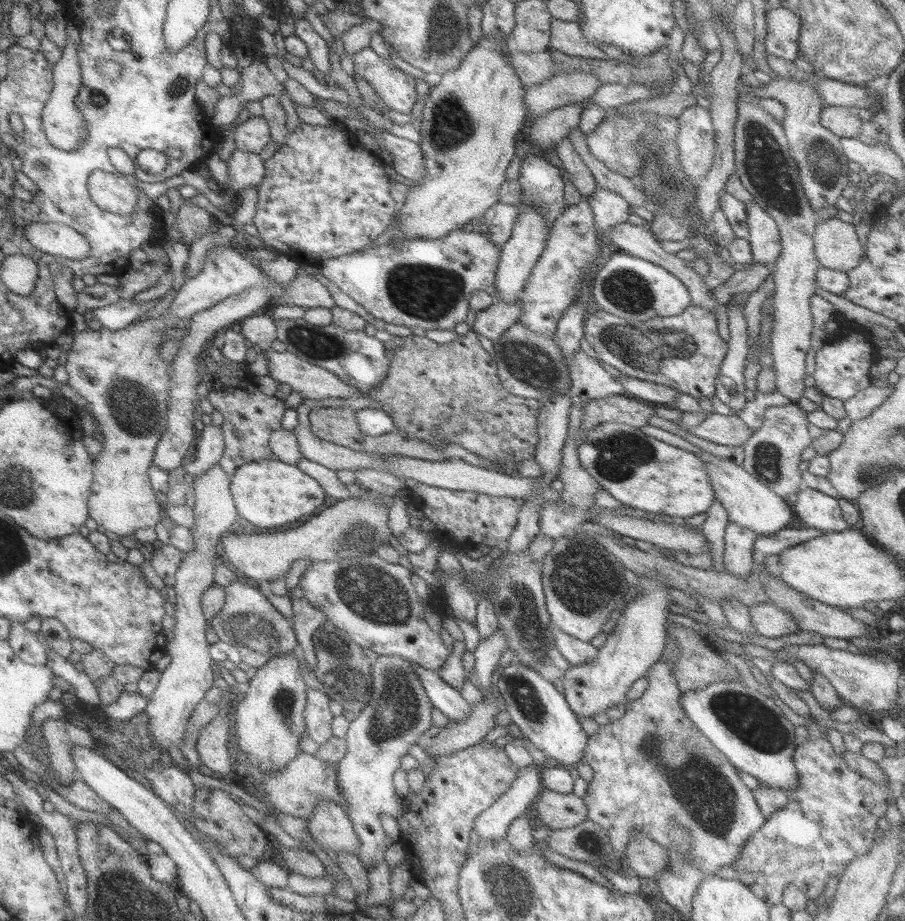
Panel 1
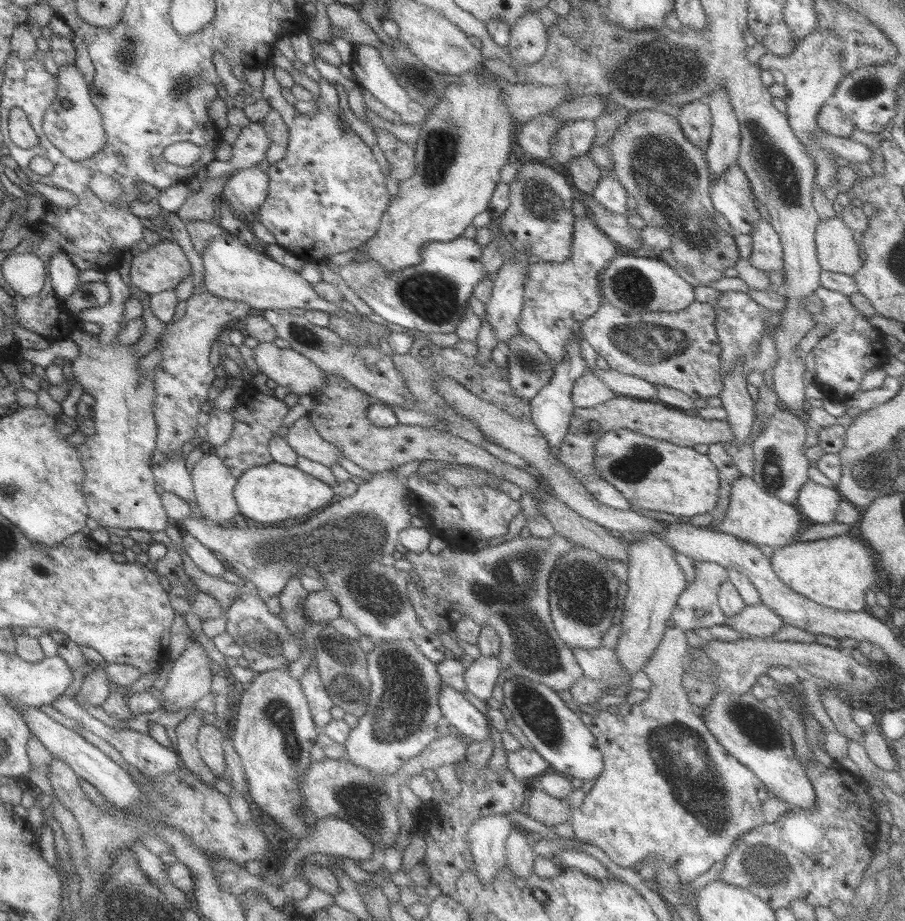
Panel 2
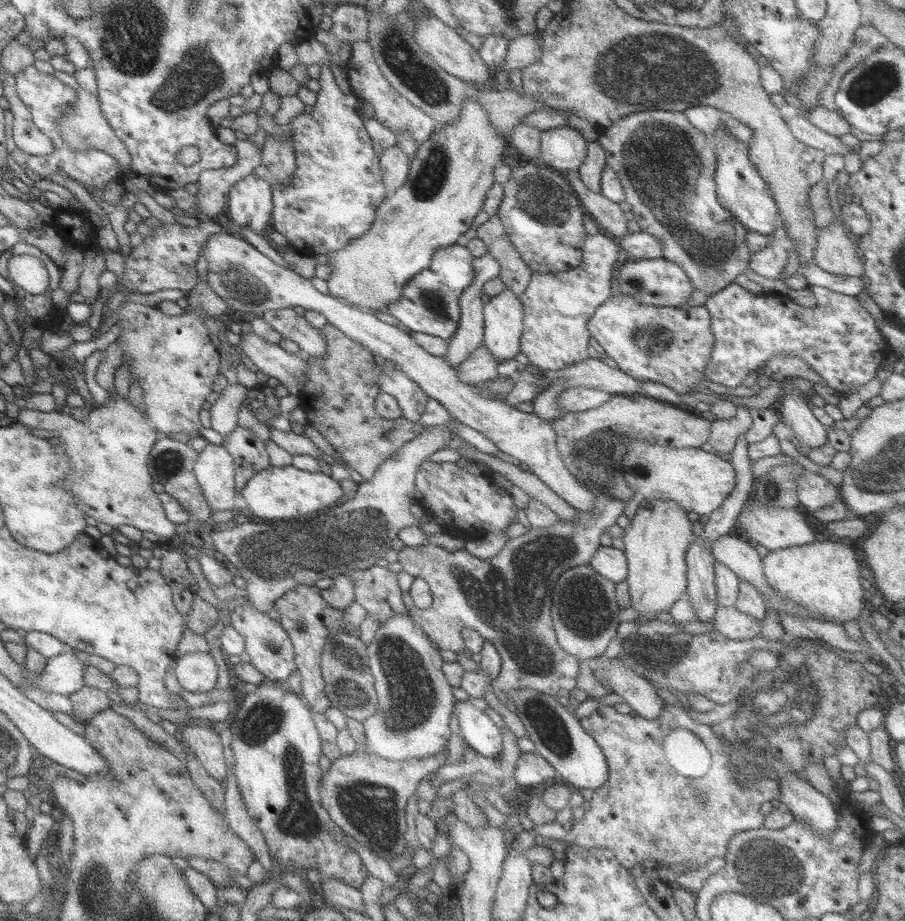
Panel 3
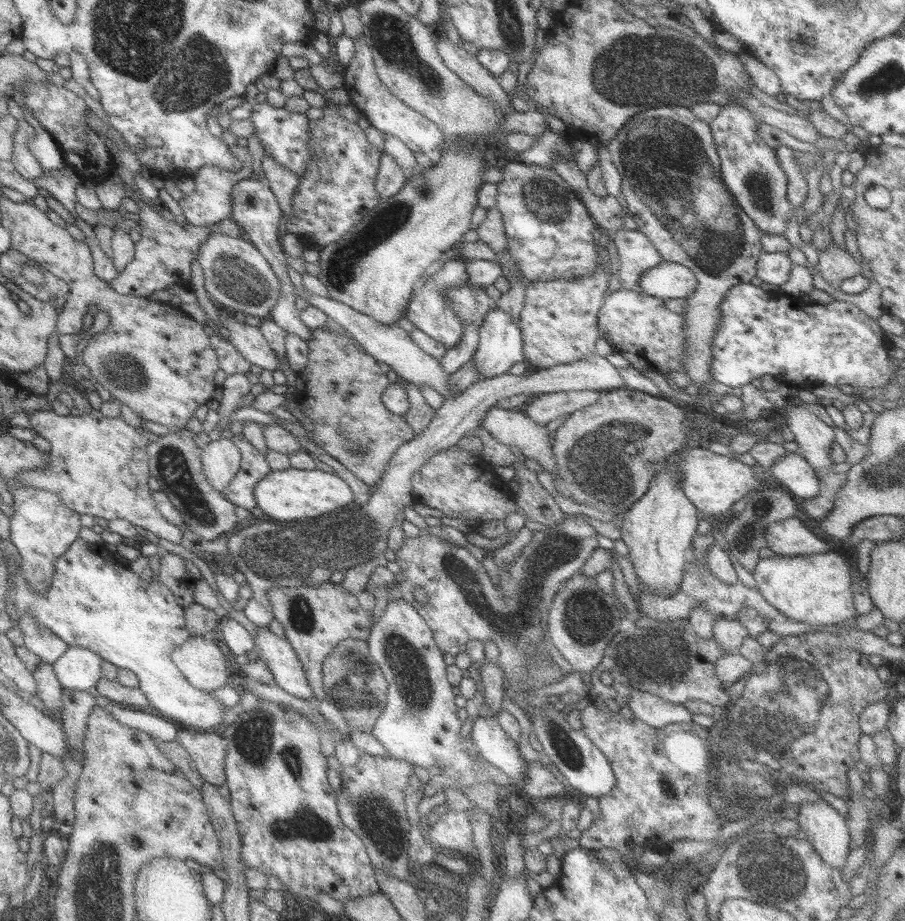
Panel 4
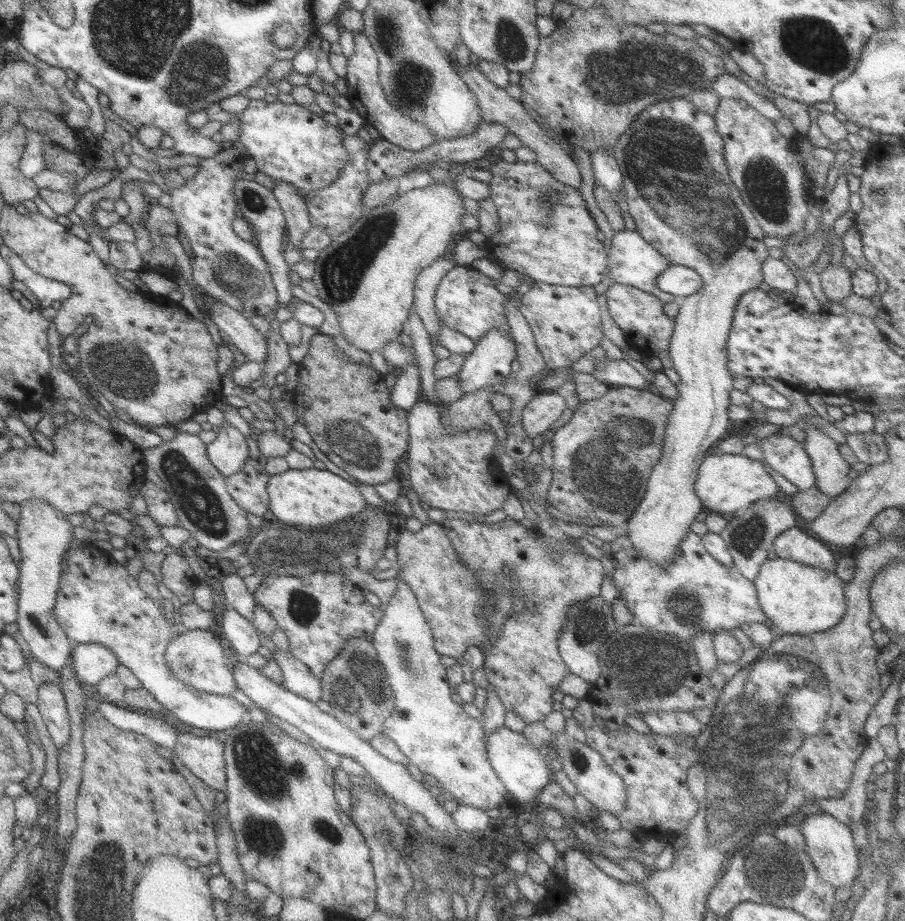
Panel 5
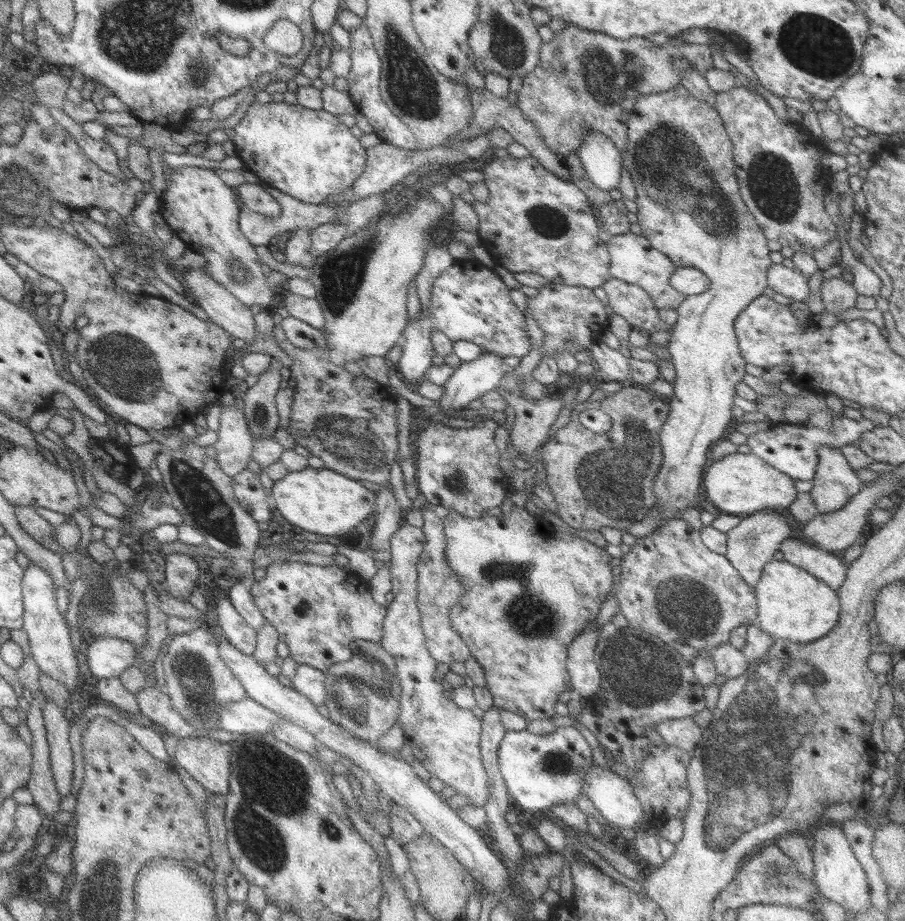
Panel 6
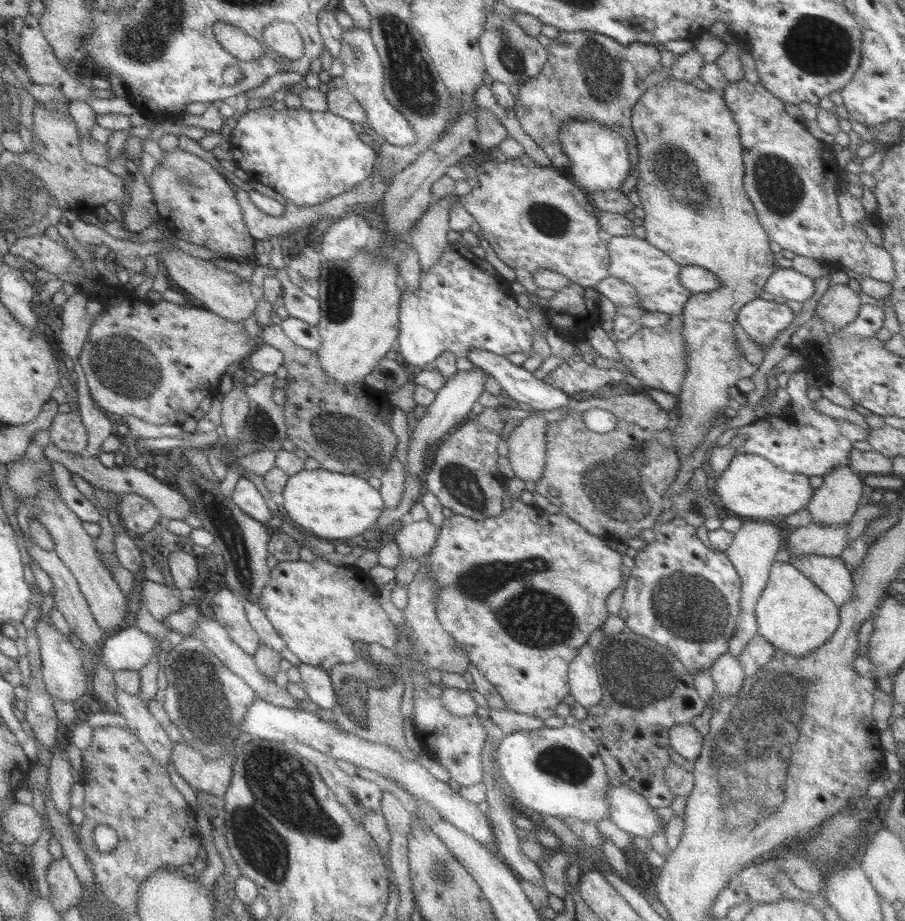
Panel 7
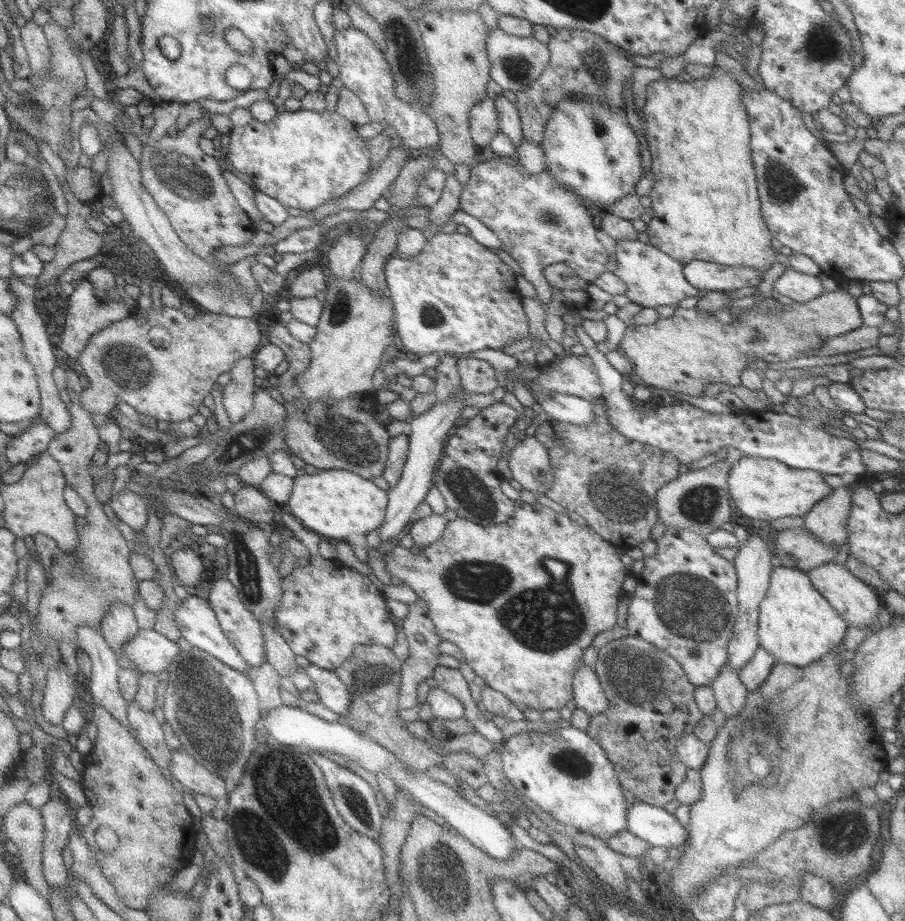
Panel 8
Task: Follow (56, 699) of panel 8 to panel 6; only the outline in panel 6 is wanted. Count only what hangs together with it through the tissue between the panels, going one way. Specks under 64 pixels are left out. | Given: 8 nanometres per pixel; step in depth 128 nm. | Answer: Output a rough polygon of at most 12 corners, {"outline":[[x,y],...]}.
{"outline":[[30,562],[23,624],[38,672],[71,695],[79,668],[51,577]]}

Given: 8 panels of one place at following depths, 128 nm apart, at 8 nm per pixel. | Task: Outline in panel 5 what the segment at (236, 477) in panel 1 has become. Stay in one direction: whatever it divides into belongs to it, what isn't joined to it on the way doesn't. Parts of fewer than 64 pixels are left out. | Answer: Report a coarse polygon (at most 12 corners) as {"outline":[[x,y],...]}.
{"outline":[[315,467],[268,475],[283,524],[323,530],[369,508],[355,485]]}

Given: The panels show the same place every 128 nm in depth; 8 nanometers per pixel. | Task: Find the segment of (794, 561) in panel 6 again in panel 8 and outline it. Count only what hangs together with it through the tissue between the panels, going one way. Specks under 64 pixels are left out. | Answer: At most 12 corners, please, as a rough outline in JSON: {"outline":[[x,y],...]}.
{"outline":[[844,566],[805,574],[847,627],[877,626],[877,596]]}

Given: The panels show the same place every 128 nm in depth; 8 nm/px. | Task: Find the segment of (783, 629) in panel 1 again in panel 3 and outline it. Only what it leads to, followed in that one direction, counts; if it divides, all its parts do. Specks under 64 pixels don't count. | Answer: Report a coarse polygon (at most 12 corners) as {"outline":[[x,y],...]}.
{"outline":[[732,606],[716,607],[713,631],[733,641],[761,631]]}

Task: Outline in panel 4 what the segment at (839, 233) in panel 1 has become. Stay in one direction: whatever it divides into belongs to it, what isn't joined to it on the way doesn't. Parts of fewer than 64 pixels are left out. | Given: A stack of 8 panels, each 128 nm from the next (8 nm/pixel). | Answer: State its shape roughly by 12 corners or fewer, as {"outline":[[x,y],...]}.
{"outline":[[831,244],[816,253],[818,274],[835,288],[859,274],[845,249]]}

